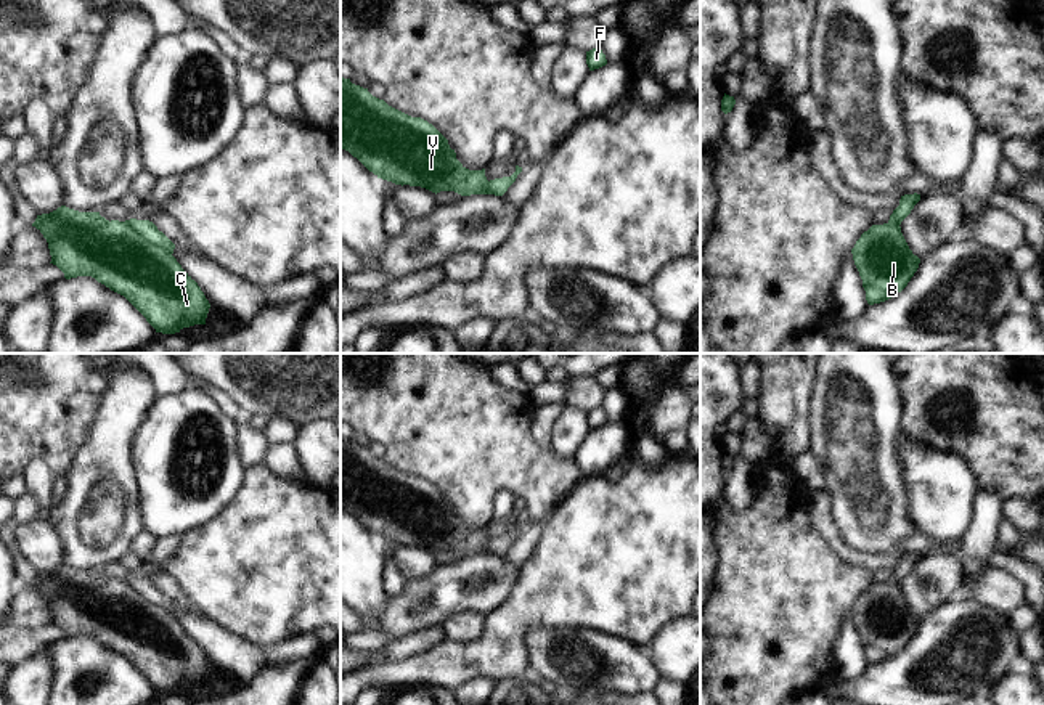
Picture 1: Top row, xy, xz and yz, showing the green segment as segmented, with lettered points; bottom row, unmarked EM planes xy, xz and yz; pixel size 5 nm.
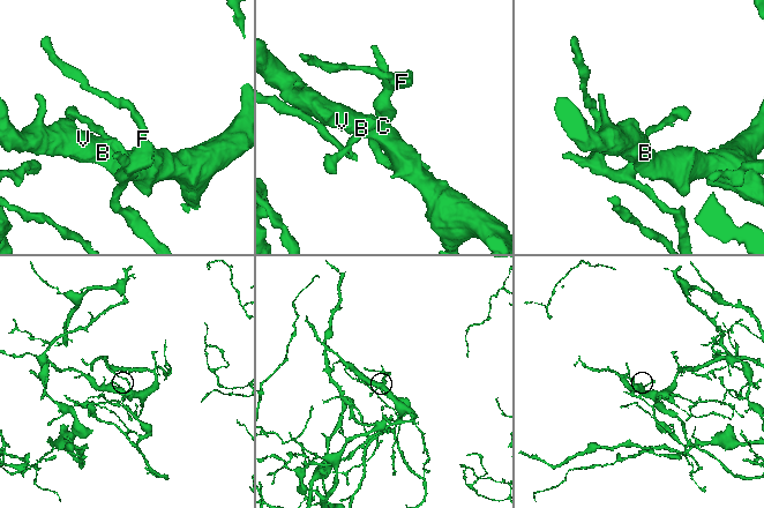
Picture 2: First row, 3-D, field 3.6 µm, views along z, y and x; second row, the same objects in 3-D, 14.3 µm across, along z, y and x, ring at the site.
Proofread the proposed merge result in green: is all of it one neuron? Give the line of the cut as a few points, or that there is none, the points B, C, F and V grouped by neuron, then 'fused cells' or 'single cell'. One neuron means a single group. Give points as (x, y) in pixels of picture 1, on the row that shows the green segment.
cut in xy along (124, 222), (171, 256); B C V / F; fused cells

